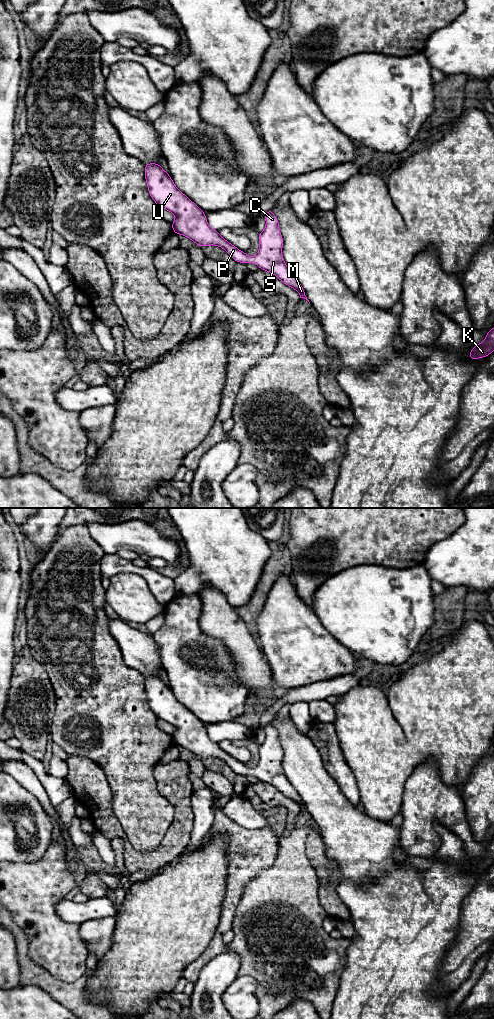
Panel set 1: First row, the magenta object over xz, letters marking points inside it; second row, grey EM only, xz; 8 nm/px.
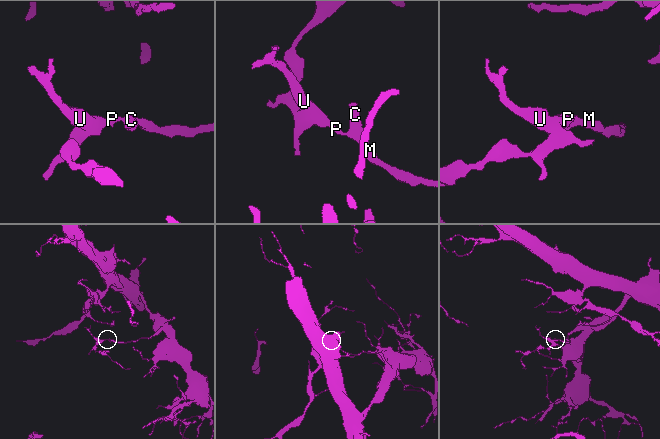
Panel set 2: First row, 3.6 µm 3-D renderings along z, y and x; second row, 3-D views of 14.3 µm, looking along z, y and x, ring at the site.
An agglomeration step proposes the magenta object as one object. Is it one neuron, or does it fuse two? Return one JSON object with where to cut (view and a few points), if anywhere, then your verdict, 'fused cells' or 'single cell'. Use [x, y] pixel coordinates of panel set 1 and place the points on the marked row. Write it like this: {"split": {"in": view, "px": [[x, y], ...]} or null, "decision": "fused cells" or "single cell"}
{"split": null, "decision": "single cell"}

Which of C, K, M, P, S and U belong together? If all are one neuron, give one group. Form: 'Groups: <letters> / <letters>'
Groups: C K M P S U

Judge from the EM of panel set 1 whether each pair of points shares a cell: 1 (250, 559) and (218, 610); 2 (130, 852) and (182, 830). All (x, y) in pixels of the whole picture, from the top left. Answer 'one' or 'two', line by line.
1: two
2: one

